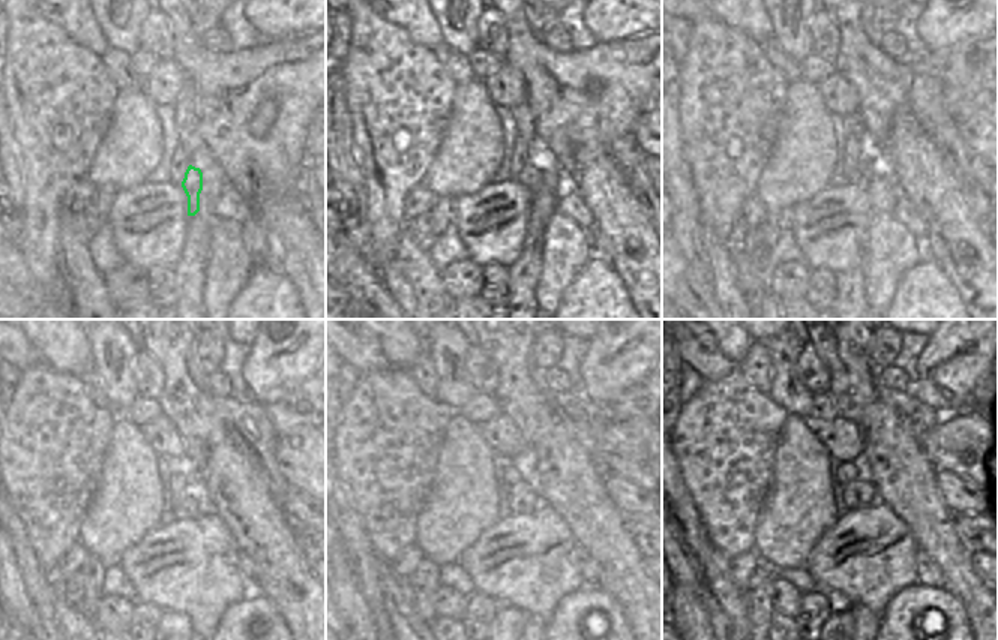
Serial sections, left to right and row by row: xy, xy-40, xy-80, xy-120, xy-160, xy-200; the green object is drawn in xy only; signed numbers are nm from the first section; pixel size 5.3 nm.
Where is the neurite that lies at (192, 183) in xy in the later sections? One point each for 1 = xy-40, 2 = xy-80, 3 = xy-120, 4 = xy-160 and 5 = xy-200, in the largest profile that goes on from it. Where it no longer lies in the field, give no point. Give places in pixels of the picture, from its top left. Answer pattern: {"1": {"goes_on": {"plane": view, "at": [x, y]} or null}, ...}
{"1": {"goes_on": {"plane": "xy-40", "at": [530, 177]}}, "2": {"goes_on": {"plane": "xy-80", "at": [862, 176]}}, "3": {"goes_on": {"plane": "xy-120", "at": [188, 507]}}, "4": {"goes_on": {"plane": "xy-160", "at": [523, 498]}}, "5": {"goes_on": {"plane": "xy-200", "at": [857, 495]}}}

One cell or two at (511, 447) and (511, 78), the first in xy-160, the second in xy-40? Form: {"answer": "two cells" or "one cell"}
{"answer": "one cell"}

